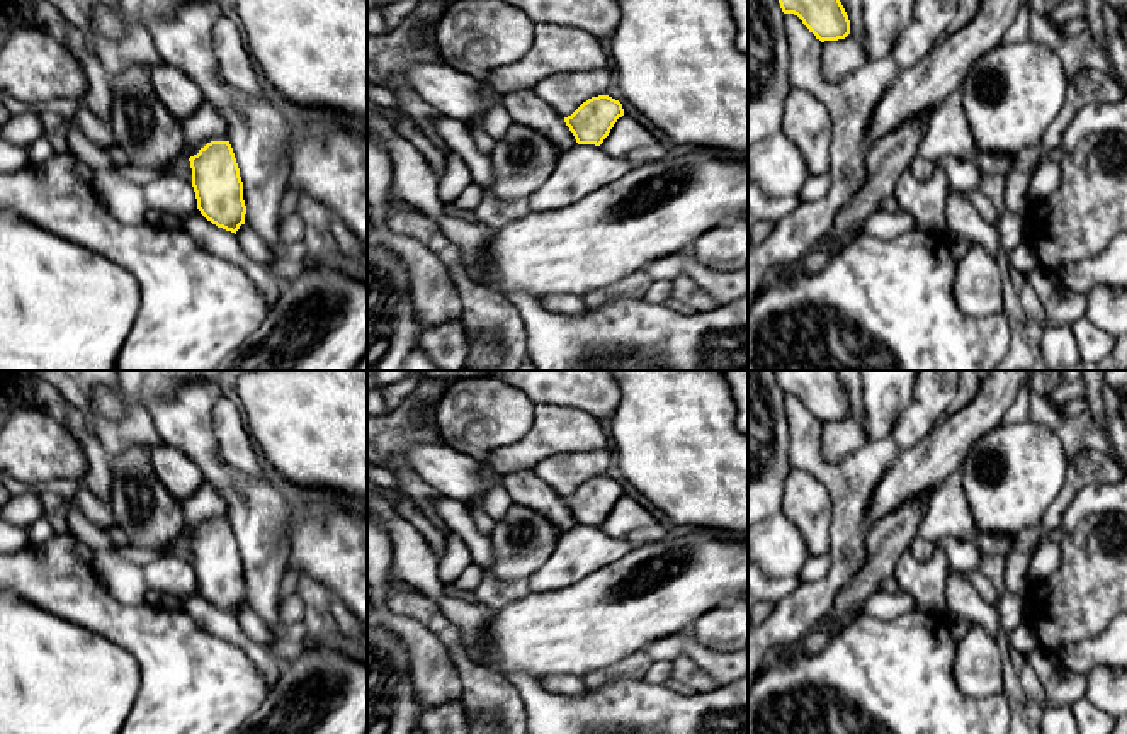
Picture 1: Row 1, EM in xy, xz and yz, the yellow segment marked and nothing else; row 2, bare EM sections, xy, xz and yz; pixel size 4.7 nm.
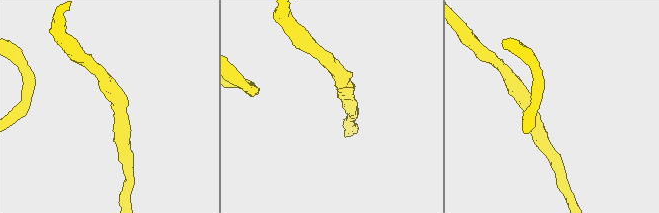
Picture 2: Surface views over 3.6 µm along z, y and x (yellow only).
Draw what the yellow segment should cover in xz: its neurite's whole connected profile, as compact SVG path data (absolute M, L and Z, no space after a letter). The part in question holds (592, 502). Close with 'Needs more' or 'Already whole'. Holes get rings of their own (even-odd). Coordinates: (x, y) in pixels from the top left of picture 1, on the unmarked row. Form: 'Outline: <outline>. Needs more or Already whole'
Outline: M534 469L501 472L501 486L513 505L490 535L495 561L488 571L503 581L529 581L564 532L576 525L600 527L624 496L619 481L598 476L563 500Z. Needs more

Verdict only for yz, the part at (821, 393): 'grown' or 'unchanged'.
unchanged

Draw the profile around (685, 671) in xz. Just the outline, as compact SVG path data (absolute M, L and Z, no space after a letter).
M682 654L671 661L671 678L690 686L695 693L712 692L719 685L711 675L707 675L697 663L694 663L687 654Z

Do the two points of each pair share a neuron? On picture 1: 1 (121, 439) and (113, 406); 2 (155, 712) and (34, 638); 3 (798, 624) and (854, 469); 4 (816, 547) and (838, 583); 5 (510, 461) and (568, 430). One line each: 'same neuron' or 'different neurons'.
1: different neurons
2: different neurons
3: same neuron
4: different neurons
5: same neuron

